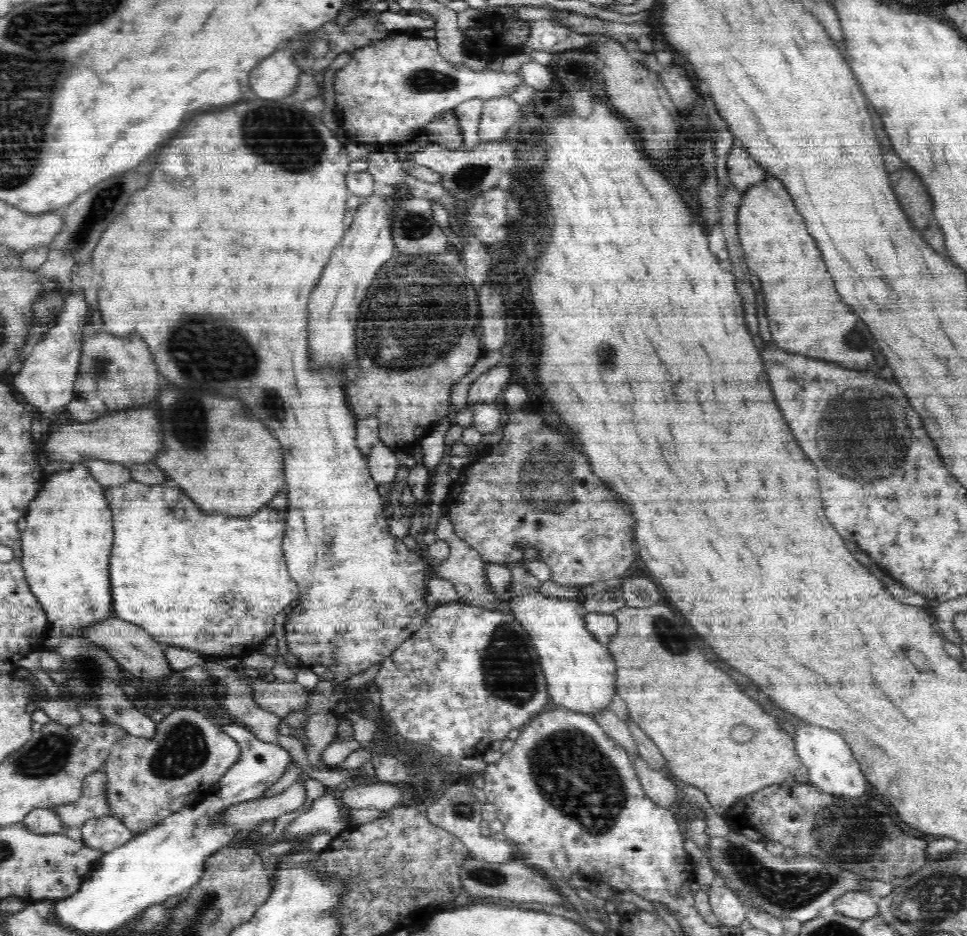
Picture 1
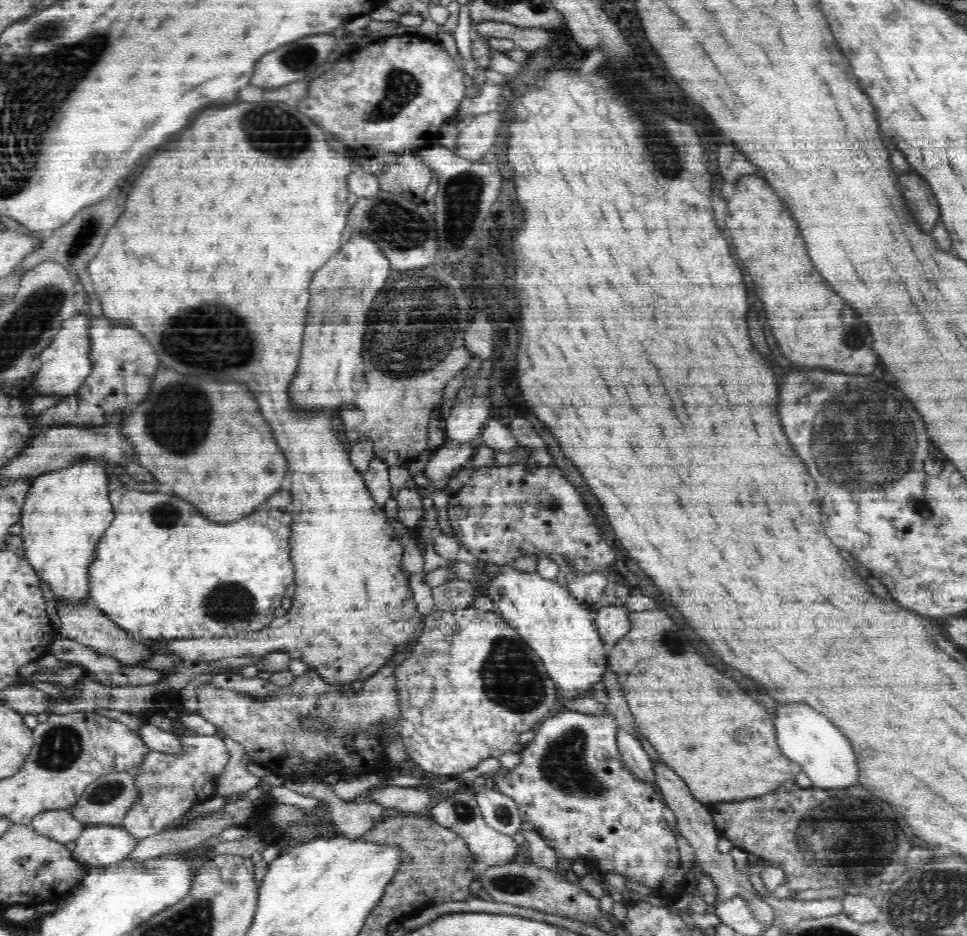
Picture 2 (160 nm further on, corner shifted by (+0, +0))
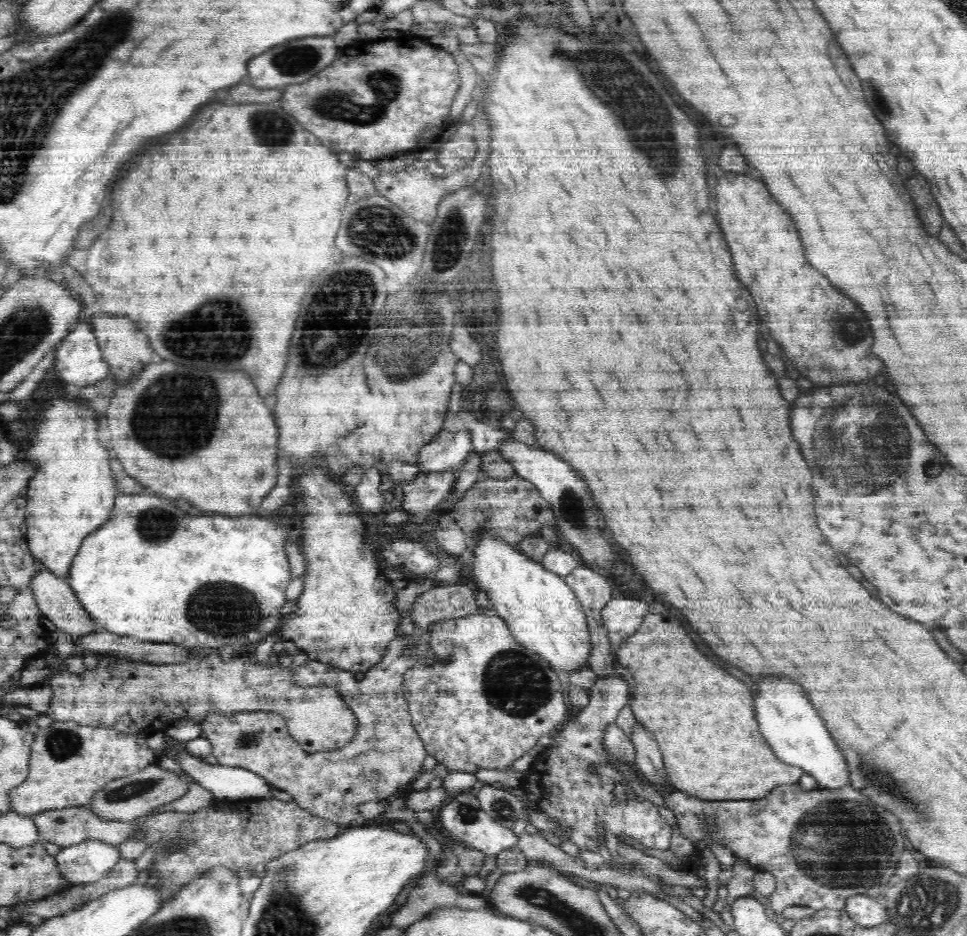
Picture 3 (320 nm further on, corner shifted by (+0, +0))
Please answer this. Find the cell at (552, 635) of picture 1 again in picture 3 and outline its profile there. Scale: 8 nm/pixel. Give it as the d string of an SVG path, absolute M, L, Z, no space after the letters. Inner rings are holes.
M487 528L474 548L474 557L471 571L476 586L486 592L496 614L506 621L520 644L537 652L556 672L563 670L570 674L588 667L591 644L587 616L563 576L527 558L516 546L507 546L487 536Z

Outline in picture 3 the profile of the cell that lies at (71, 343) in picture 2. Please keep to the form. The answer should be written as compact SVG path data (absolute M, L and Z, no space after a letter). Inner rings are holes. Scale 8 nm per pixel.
M78 321L57 347L56 370L70 386L92 386L106 378L107 364L89 322Z

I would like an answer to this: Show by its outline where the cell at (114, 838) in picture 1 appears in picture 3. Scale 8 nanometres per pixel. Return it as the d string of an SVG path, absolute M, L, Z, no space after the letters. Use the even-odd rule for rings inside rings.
M88 840L62 847L56 854L60 872L70 886L100 880L119 860L119 847Z

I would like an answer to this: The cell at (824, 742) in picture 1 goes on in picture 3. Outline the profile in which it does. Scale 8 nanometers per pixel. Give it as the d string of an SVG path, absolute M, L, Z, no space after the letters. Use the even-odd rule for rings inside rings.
M754 678L758 700L758 724L762 724L762 736L774 748L776 756L785 764L802 768L803 773L811 775L823 789L840 789L848 786L846 762L828 734L820 714L812 708L810 700L798 684L774 684L774 680Z

